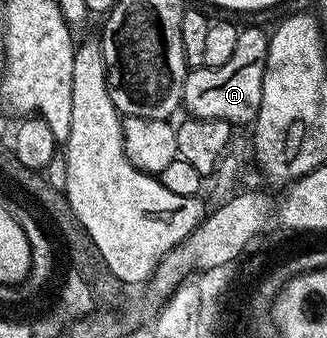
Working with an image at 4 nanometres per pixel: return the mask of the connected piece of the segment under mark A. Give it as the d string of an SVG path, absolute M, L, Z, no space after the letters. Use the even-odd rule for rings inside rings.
M241 28L239 43L230 60L223 62L223 66L206 68L197 66L194 70L186 71L183 98L181 103L184 111L190 117L202 120L215 118L225 120L228 124L240 126L248 125L257 119L257 111L263 98L263 74L267 62L270 33L261 28Z

